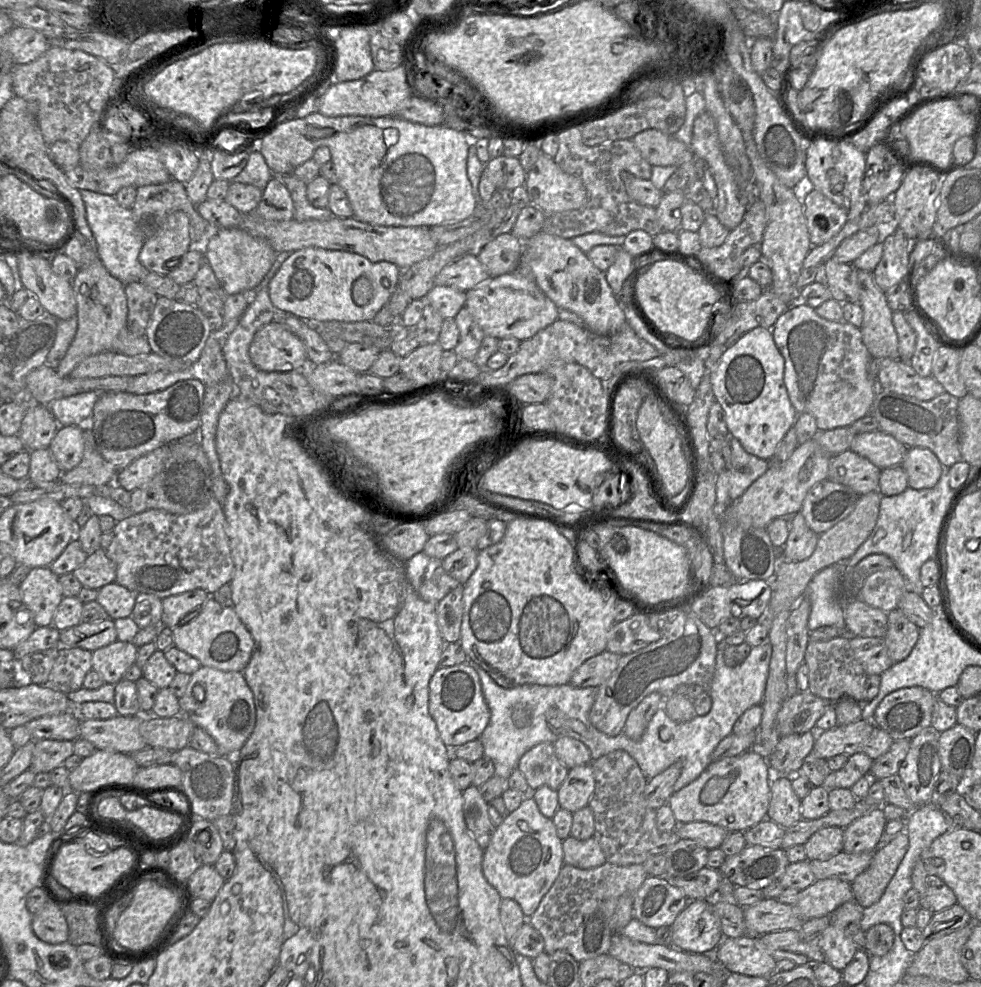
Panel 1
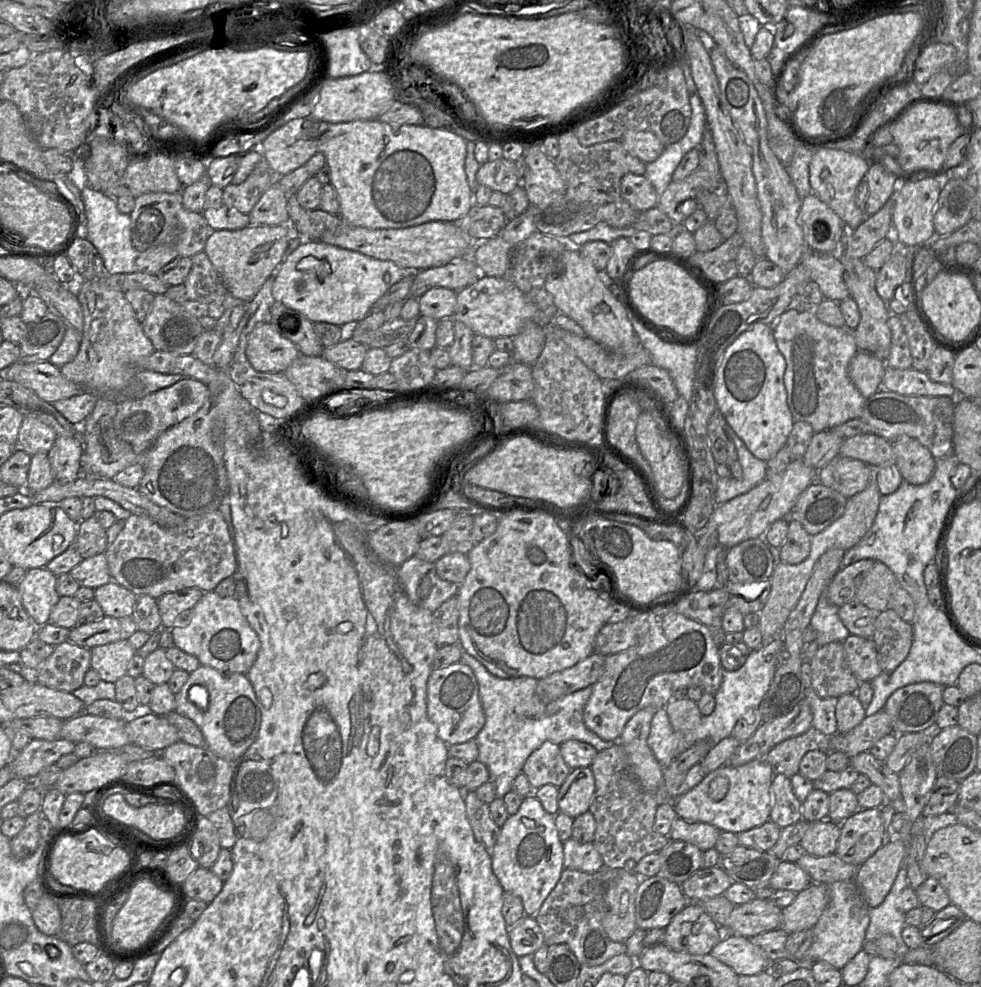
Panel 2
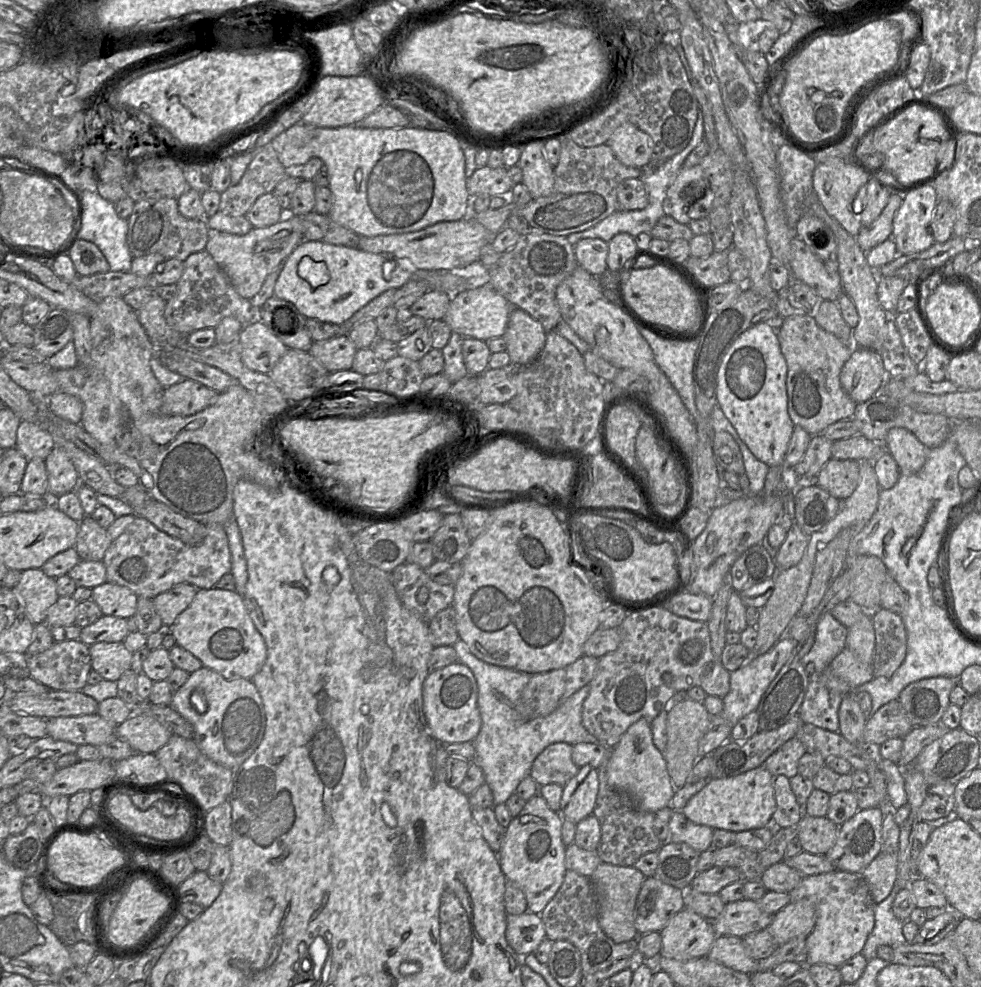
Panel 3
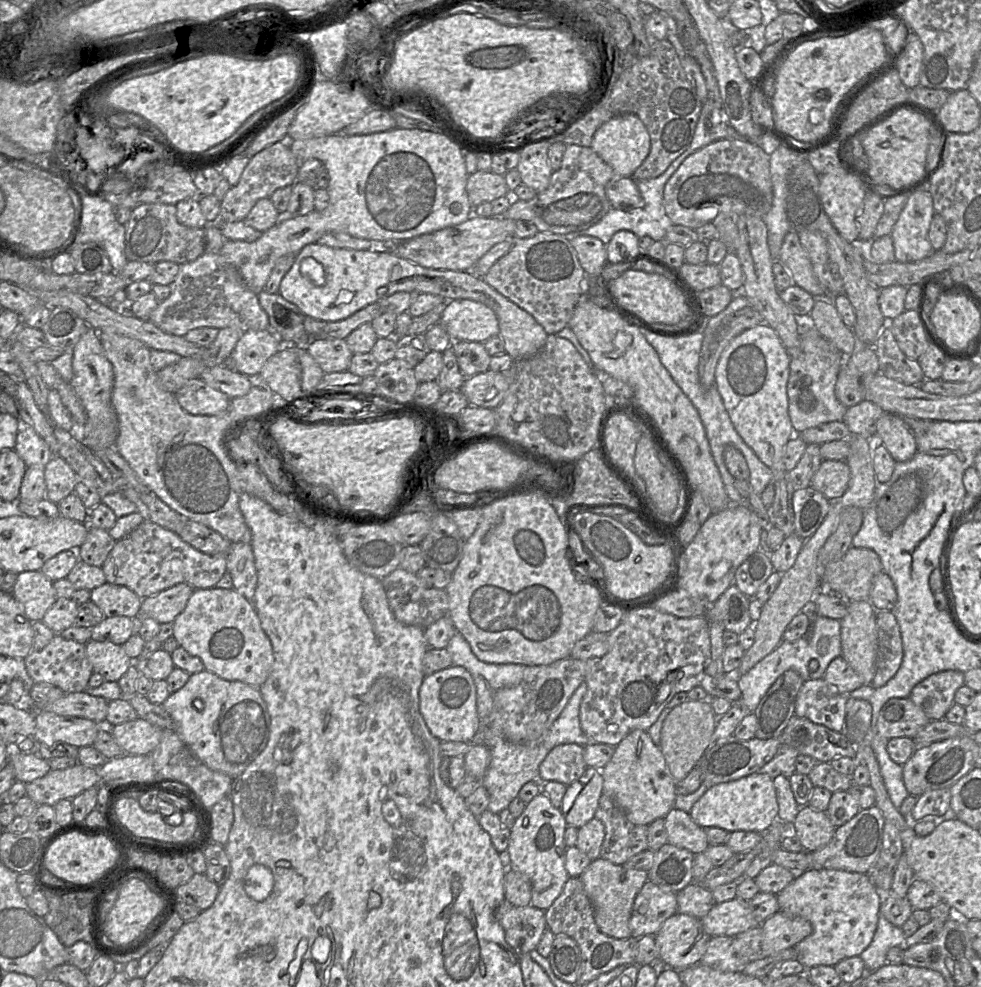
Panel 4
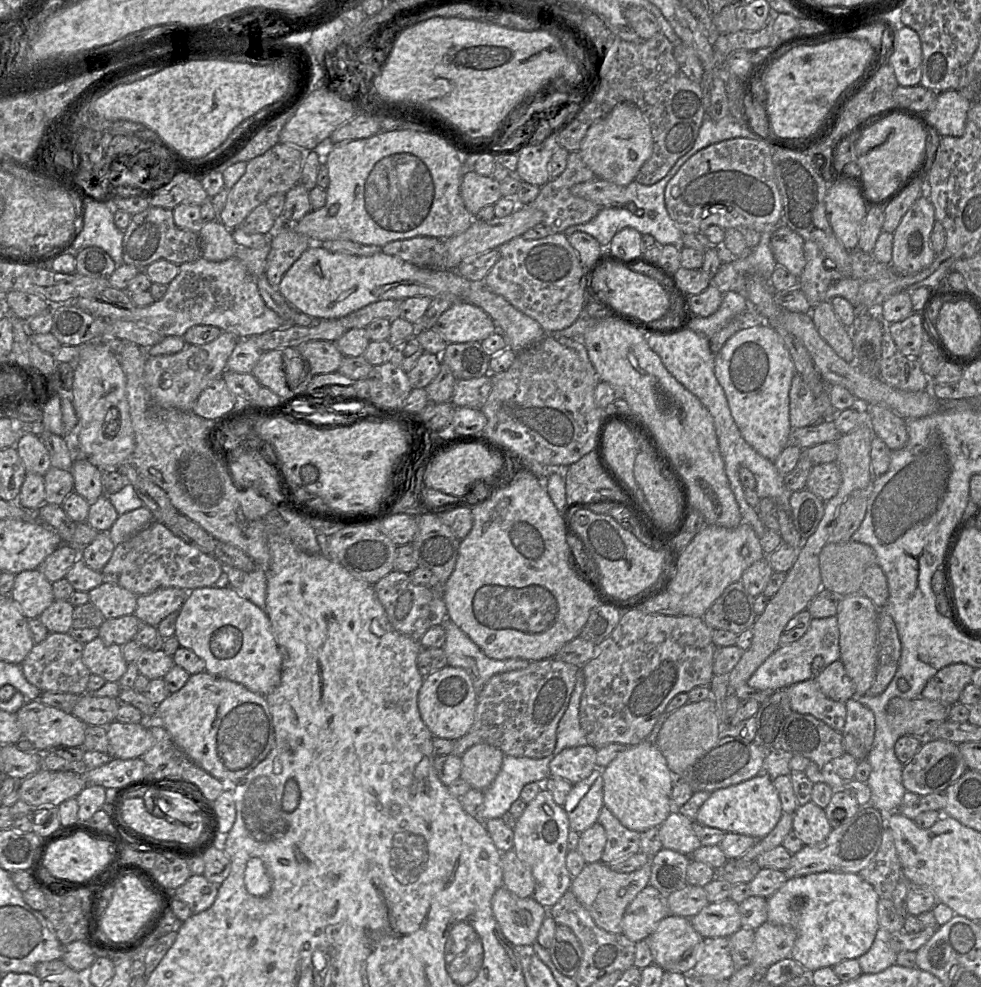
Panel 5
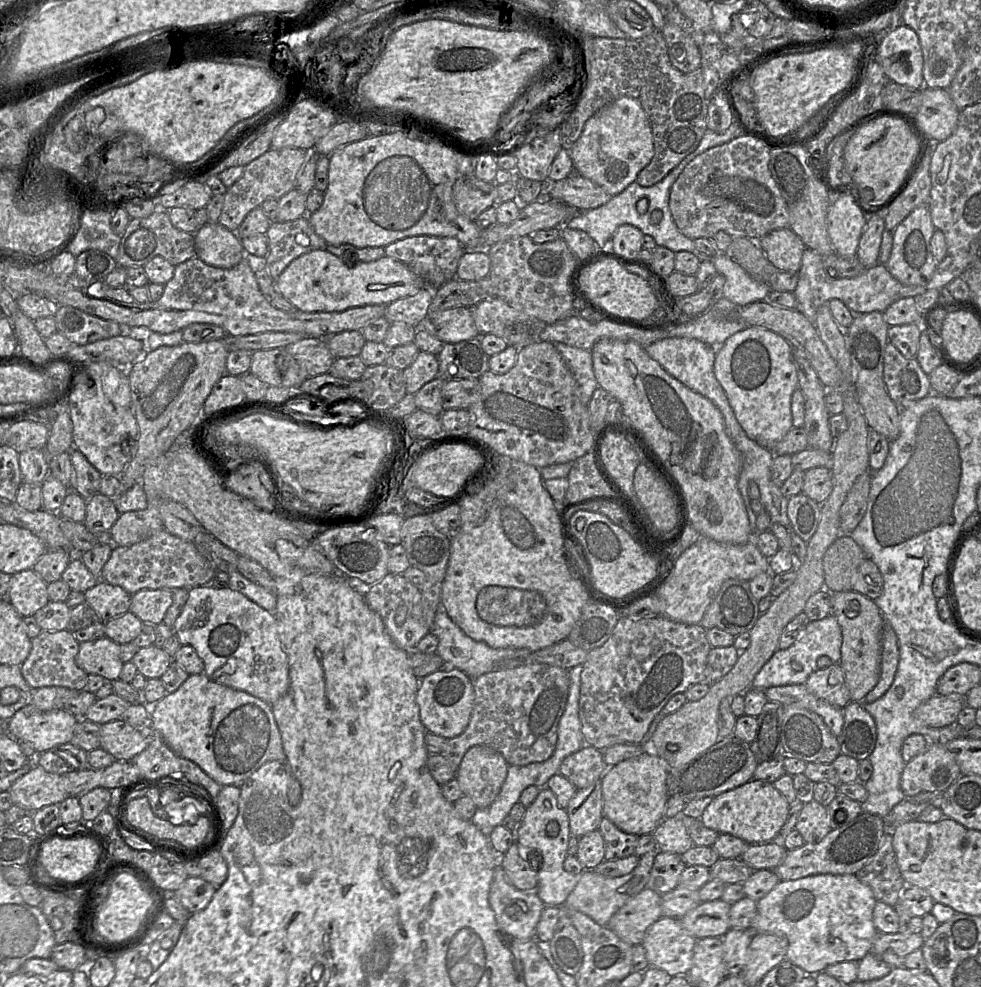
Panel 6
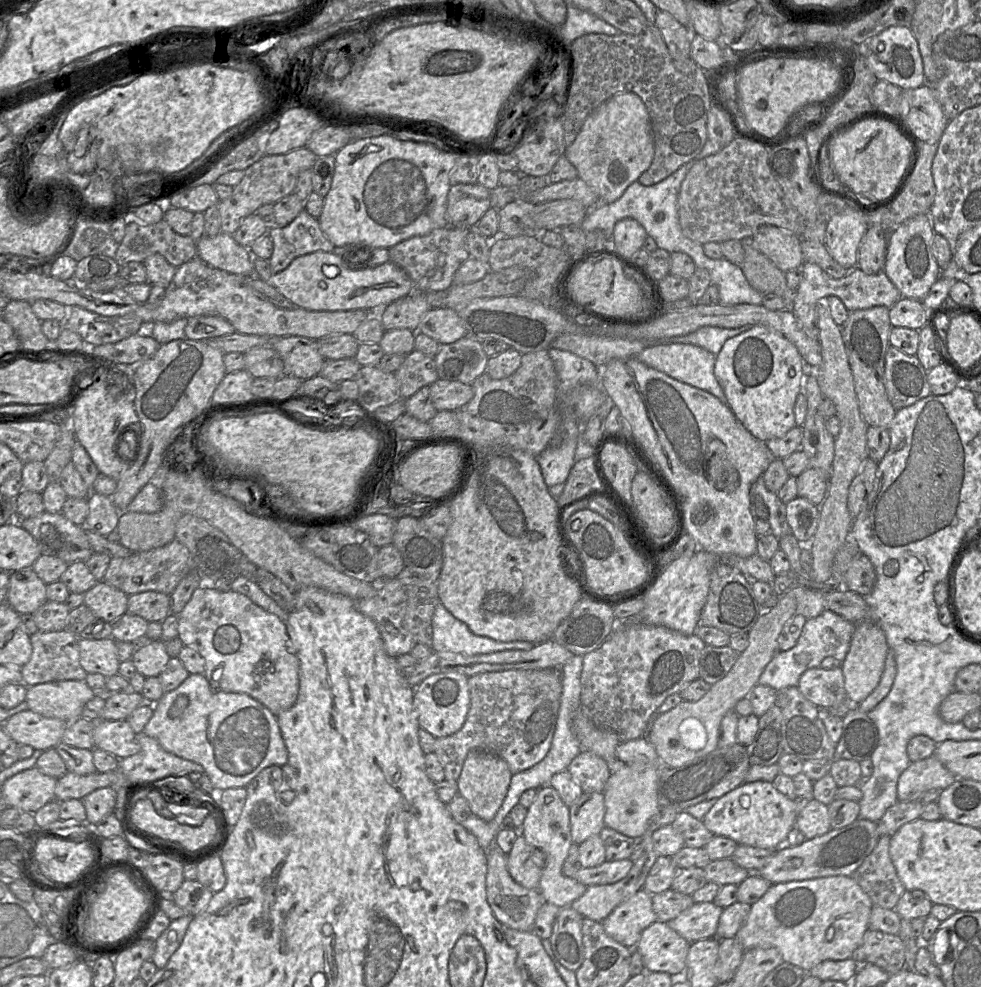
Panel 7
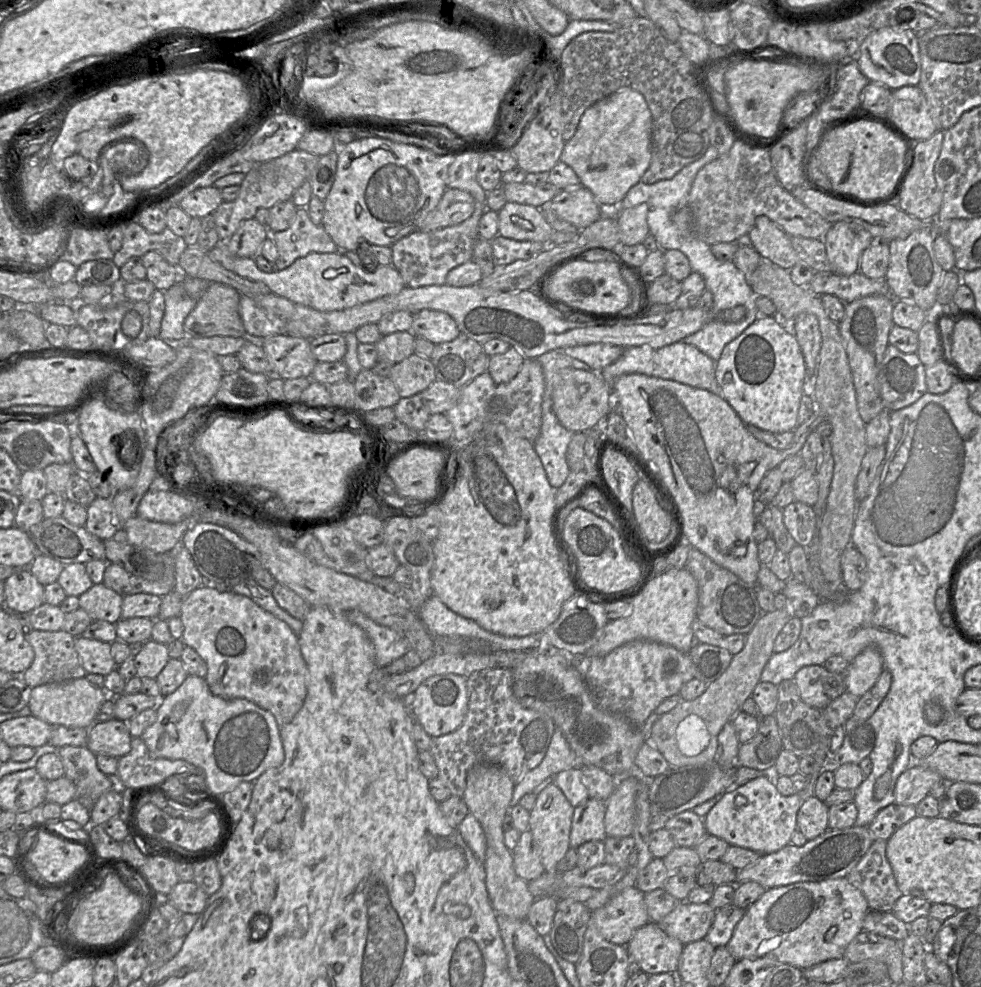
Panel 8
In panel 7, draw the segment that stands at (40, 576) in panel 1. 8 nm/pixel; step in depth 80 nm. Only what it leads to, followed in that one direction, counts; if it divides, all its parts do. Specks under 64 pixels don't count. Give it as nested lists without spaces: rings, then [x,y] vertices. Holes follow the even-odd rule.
[[[32,568],[10,572],[6,603],[18,614],[33,614],[48,601],[46,585]]]

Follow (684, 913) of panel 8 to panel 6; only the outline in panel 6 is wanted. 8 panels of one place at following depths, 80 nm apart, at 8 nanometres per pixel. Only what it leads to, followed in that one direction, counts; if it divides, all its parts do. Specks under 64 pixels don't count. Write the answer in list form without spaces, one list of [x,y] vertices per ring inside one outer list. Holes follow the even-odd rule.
[[[721,899],[701,902],[680,918],[680,922],[696,939],[723,937],[731,929],[730,907]]]

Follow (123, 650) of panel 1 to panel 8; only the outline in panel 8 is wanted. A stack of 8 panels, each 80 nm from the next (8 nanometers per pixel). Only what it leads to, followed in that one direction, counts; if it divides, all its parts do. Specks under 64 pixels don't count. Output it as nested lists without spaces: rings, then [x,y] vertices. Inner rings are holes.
[[[81,635],[75,638],[75,649],[87,674],[106,676],[118,667],[109,642],[88,639]]]

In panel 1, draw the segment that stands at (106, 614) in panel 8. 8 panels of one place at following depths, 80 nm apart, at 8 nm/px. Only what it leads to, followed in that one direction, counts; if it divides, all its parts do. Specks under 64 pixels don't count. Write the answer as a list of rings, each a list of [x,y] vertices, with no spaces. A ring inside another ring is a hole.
[[[112,582],[98,589],[96,601],[108,613],[109,619],[131,617],[137,592]]]

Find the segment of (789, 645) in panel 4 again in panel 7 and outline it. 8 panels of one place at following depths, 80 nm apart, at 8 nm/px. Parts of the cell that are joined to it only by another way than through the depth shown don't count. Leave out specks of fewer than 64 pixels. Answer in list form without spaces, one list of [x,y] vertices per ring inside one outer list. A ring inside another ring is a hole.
[[[825,609],[819,616],[807,619],[796,645],[787,651],[777,651],[759,677],[758,684],[779,691],[797,687],[801,675],[808,669],[819,668],[824,658],[832,656],[843,662],[855,630],[855,625],[842,616]]]

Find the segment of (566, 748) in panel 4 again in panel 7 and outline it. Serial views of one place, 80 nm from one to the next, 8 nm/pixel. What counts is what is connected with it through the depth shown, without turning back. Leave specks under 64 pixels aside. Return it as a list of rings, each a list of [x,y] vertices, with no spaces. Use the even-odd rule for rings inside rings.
[[[581,751],[571,761],[567,771],[584,793],[603,792],[611,775],[607,762],[588,751]]]

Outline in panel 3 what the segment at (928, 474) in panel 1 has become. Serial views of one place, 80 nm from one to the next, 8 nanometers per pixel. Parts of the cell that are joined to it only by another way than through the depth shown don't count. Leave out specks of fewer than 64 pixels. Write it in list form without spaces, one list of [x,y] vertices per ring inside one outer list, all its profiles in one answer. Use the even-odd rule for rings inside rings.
[[[905,428],[890,429],[882,443],[896,461],[901,474],[915,474],[926,463],[927,447]]]

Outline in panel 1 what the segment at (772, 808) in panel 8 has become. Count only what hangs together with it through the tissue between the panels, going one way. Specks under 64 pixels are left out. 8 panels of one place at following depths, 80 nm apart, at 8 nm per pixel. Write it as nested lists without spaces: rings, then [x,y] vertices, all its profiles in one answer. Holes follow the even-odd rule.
[[[750,749],[738,756],[712,761],[697,779],[679,791],[673,792],[668,805],[678,824],[703,821],[721,826],[728,832],[744,832],[767,817],[773,776],[774,774],[764,755],[757,749]],[[732,771],[738,771],[734,778],[730,777]]]

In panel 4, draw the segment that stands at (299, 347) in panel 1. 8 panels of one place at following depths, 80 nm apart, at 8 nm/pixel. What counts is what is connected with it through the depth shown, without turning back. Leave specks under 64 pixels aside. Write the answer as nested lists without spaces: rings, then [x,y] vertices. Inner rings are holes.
[[[270,329],[243,333],[231,356],[230,366],[245,375],[259,375],[265,362],[278,352],[282,342]]]

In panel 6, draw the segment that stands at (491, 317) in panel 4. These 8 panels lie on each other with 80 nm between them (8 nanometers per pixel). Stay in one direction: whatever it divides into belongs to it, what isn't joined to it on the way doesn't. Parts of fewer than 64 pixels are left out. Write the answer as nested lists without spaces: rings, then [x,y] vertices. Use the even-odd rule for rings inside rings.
[[[470,307],[451,308],[428,314],[422,326],[444,343],[458,343],[480,337]]]

